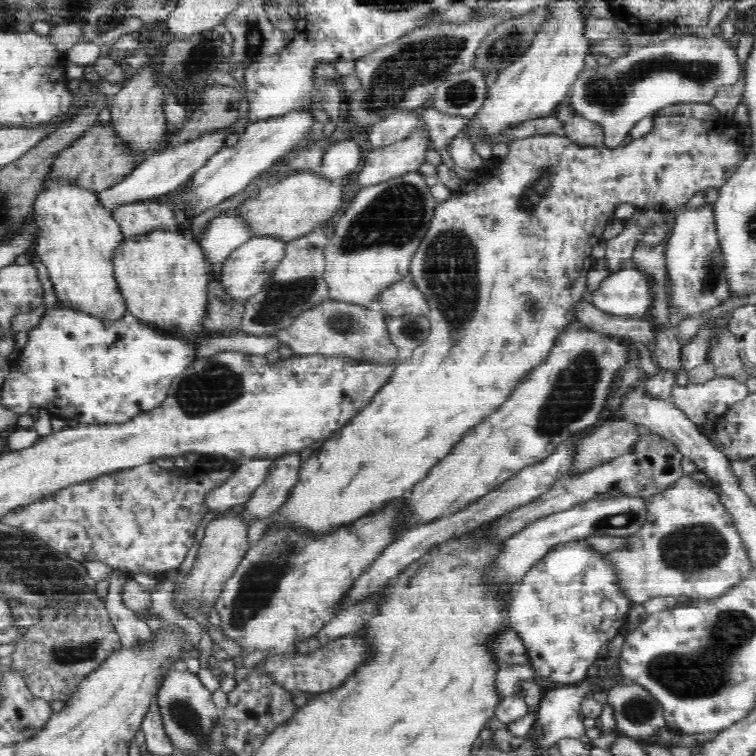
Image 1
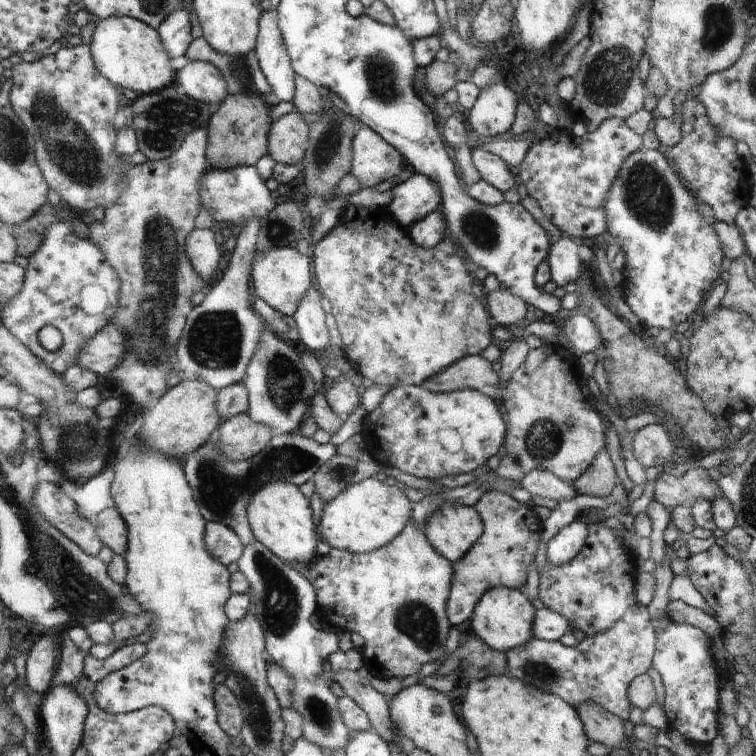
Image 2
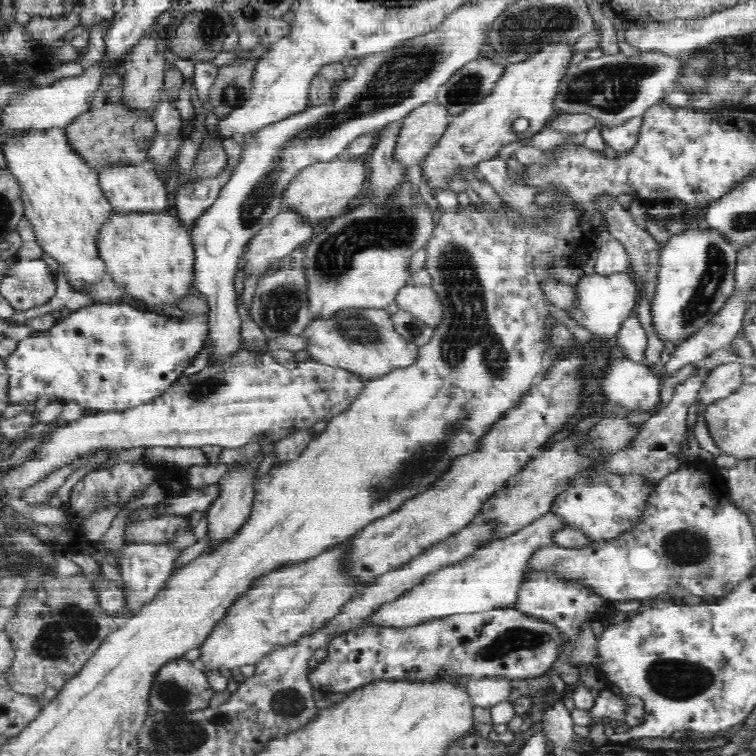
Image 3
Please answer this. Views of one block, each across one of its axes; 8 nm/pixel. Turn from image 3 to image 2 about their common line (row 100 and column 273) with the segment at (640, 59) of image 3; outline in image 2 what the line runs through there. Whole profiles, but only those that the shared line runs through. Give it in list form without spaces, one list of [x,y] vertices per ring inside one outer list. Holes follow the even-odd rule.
[[[256,539],[245,546],[238,564],[251,584],[252,610],[264,631],[266,656],[293,678],[291,708],[304,717],[303,735],[327,754],[345,748],[352,740],[352,733],[340,714],[340,698],[331,691],[335,682],[328,667],[329,658],[340,648],[340,638],[338,632],[322,627],[317,620],[316,587],[299,568],[278,558]]]

